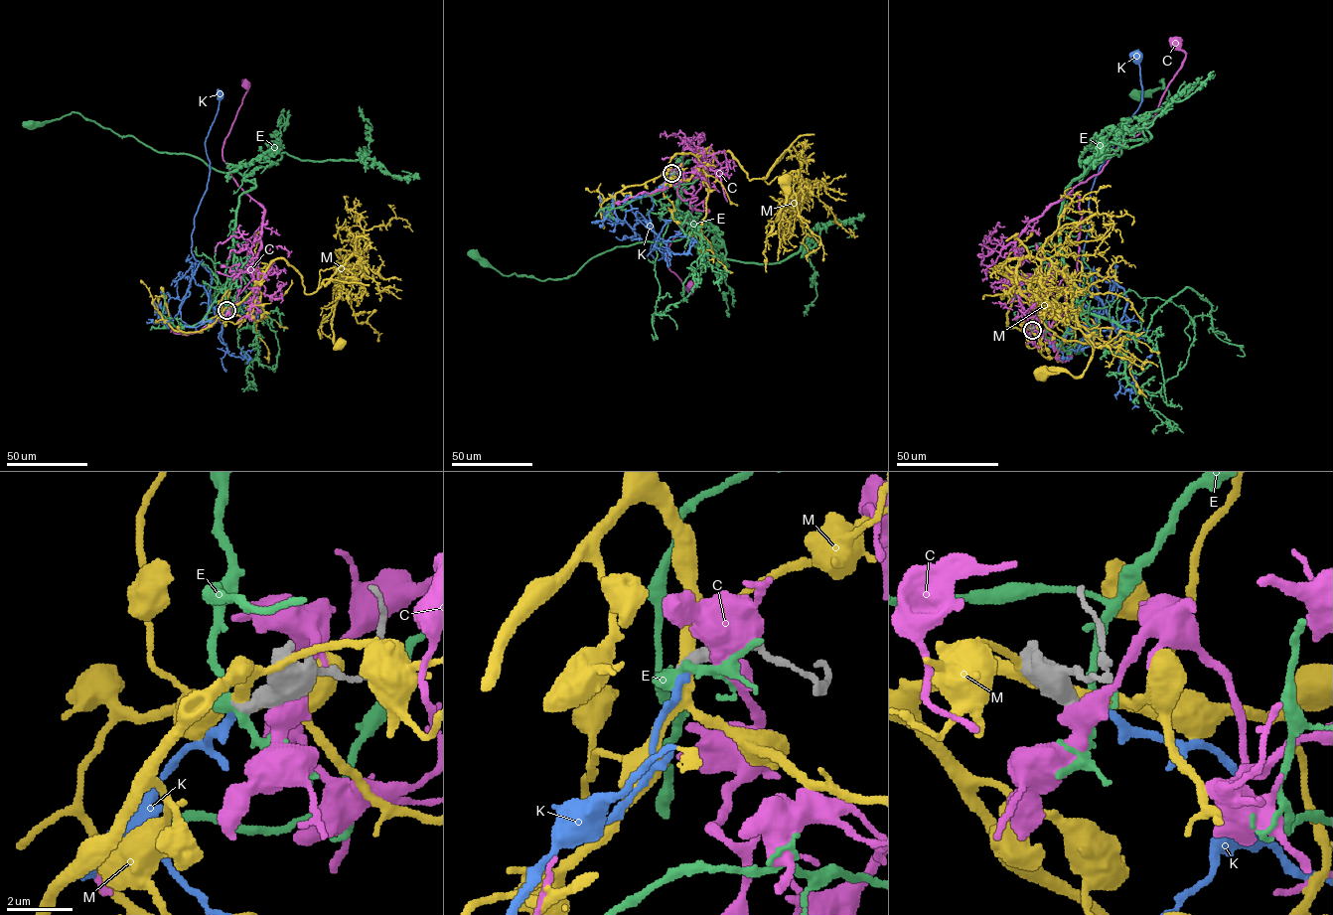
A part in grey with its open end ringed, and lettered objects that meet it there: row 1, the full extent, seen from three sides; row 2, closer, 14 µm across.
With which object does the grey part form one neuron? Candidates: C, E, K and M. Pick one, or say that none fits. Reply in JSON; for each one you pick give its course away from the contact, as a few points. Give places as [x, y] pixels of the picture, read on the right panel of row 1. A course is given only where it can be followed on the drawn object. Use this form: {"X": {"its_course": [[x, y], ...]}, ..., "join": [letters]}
{"K": {"its_course": [[1033, 330], [1061, 352], [1076, 351], [1104, 312], [1097, 272], [1082, 262], [1090, 195], [1141, 100], [1135, 57]]}, "join": ["K"]}

